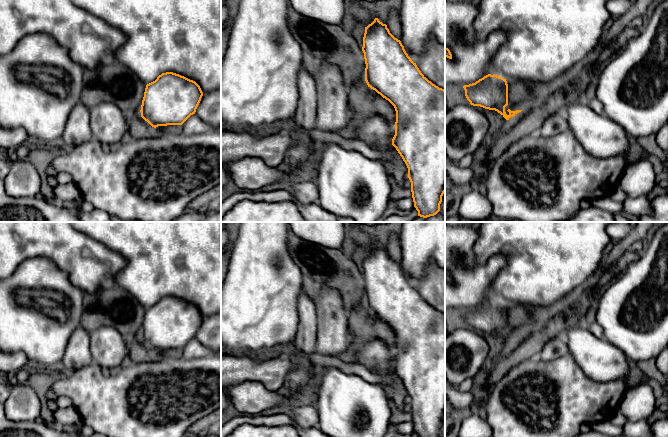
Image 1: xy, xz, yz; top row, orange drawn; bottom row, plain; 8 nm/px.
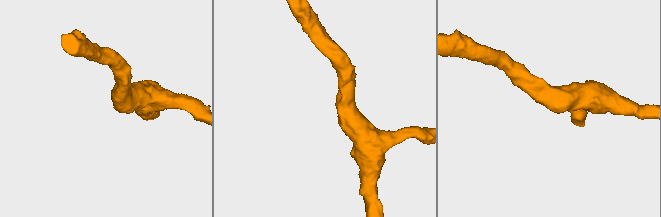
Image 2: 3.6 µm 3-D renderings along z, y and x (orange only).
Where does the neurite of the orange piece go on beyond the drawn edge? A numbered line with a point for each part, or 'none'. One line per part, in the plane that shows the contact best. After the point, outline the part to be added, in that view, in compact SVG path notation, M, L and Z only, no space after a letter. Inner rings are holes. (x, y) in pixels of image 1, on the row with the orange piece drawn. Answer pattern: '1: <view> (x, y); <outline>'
none

